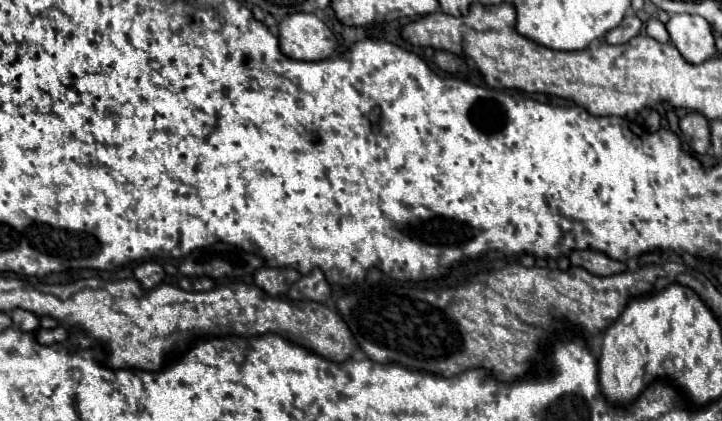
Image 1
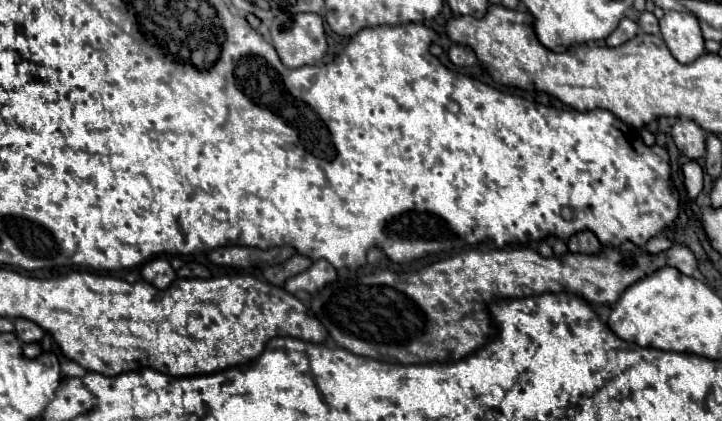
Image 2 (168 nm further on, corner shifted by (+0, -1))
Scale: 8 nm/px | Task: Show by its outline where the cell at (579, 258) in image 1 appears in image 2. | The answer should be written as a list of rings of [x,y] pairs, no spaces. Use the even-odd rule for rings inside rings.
[[[581,231],[567,241],[567,247],[571,253],[599,253],[601,243],[591,231]]]

